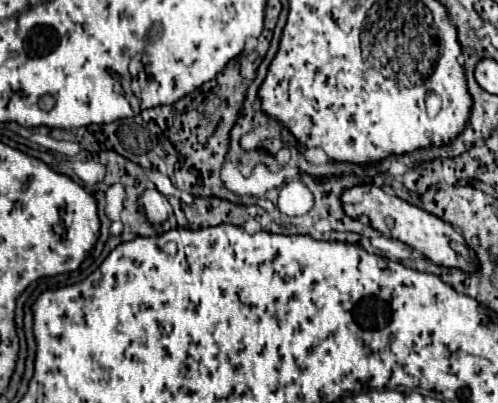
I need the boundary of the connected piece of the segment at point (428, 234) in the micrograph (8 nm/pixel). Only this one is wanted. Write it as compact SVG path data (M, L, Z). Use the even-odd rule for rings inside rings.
M374 184L352 186L352 188L342 192L340 200L342 200L344 212L350 218L356 220L360 216L368 216L374 230L378 230L384 236L390 236L390 238L396 238L396 240L408 244L410 248L414 248L416 252L420 252L422 256L426 256L434 264L448 266L448 268L460 268L460 270L466 270L466 272L478 270L478 260L476 260L474 252L470 248L466 248L466 242L464 242L462 234L456 232L448 222L428 214L426 210L416 208L416 206L400 200L394 194L390 196L390 194L386 194L382 188L378 188ZM466 256L468 256L468 260L466 260Z

